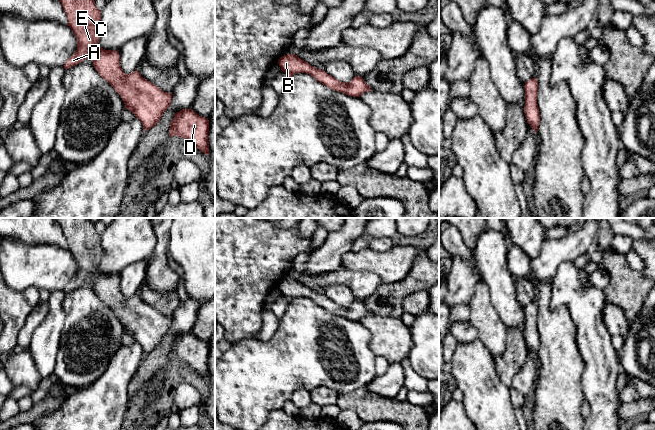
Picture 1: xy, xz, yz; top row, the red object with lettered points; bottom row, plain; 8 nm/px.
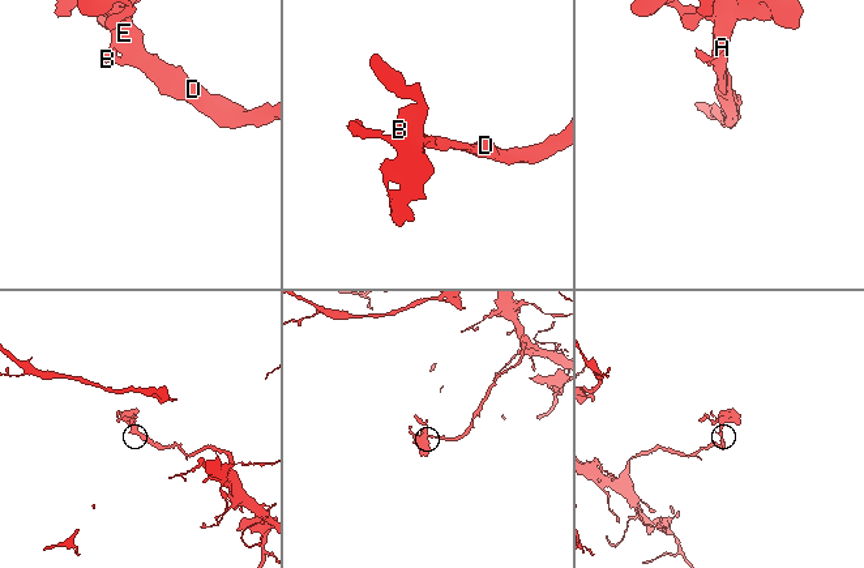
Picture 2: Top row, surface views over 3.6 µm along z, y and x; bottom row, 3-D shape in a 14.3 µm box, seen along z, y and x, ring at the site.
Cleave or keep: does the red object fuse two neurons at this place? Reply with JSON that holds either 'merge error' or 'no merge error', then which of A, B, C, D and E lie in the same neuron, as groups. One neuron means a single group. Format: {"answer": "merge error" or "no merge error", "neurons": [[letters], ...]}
{"answer": "merge error", "neurons": [["A", "B", "C", "E"], ["D"]]}

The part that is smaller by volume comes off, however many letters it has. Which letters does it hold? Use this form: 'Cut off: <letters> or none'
Cut off: A, B, C, E

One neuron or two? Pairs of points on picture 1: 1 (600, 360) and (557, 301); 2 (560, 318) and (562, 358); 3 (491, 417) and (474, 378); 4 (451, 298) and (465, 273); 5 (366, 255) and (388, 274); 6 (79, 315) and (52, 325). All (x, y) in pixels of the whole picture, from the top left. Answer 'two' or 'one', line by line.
1: one
2: one
3: one
4: one
5: one
6: two

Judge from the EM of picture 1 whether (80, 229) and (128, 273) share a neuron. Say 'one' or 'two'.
two

